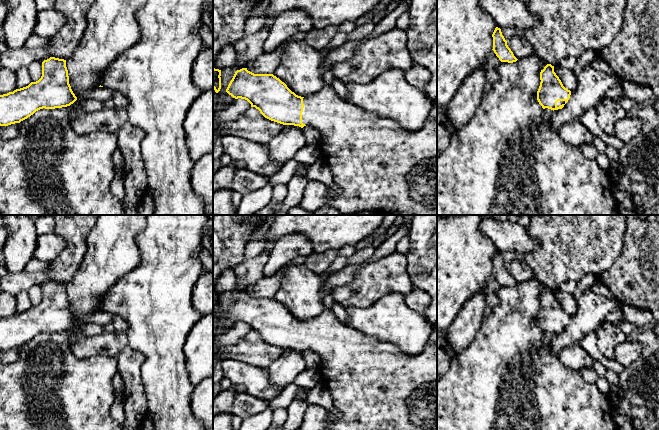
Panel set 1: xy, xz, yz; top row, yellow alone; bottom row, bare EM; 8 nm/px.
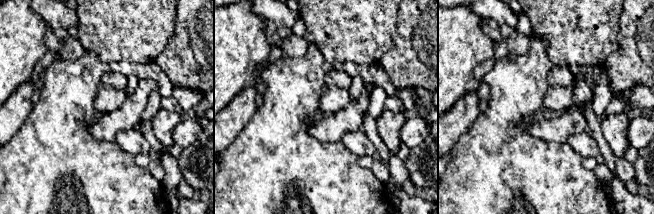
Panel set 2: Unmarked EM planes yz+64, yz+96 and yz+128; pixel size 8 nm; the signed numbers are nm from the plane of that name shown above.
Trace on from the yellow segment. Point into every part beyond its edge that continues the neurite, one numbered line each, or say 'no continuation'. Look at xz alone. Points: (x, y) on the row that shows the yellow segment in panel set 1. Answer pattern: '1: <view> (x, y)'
1: xz (377, 165)

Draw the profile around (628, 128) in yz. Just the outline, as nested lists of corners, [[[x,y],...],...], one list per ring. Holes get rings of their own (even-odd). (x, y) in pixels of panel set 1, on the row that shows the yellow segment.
[[[635,115],[626,116],[618,121],[614,127],[614,136],[627,143],[642,131],[642,121]]]

